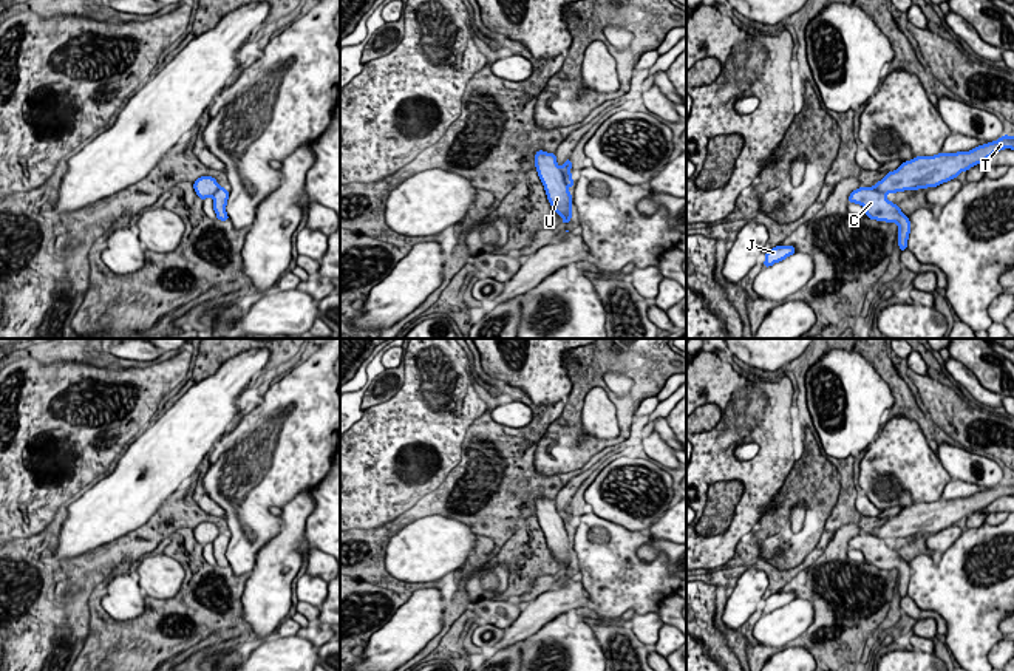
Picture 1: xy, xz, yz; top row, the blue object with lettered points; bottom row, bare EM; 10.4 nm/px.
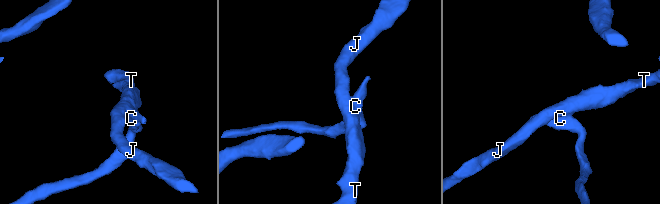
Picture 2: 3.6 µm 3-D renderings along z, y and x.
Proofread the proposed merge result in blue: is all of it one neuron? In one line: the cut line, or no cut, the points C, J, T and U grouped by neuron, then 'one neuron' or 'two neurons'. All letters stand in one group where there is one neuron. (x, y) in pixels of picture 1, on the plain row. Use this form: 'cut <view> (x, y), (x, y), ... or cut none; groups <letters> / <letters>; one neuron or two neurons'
cut none; groups C J T U; one neuron

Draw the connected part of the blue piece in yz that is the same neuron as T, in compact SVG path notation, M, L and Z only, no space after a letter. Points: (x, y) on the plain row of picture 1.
M1003 481L997 487L978 492L969 498L938 499L934 502L915 502L910 507L886 519L870 535L858 533L849 541L849 549L861 550L867 564L898 571L898 592L907 595L910 567L903 557L887 546L887 540L937 533L957 524L961 518L985 509L994 499L1014 496L1014 482Z

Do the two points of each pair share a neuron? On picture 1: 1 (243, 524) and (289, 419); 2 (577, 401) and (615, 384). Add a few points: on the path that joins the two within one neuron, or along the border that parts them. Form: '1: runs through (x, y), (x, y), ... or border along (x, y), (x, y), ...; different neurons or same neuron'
1: runs through (246, 498), (246, 480), (280, 446); same neuron
2: border along (602, 376), (606, 373), (625, 373), (634, 382); different neurons

